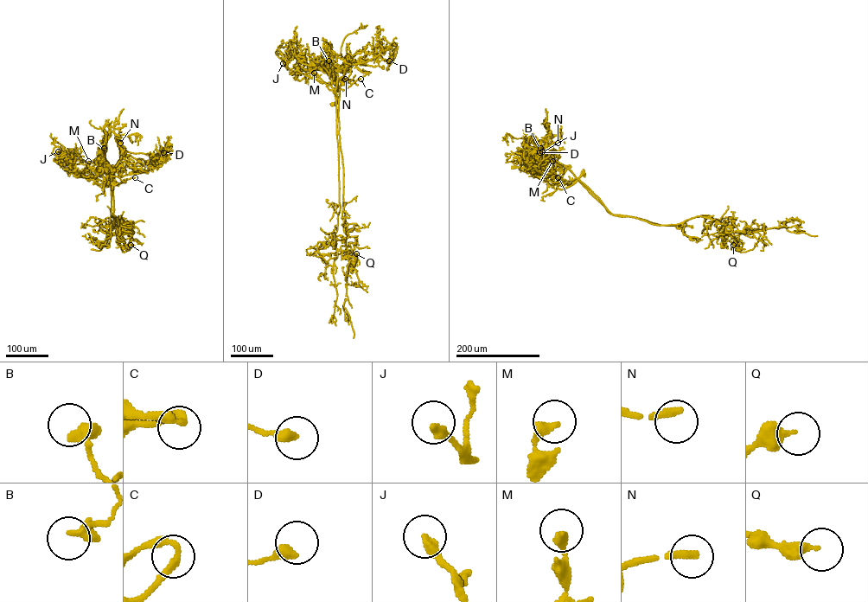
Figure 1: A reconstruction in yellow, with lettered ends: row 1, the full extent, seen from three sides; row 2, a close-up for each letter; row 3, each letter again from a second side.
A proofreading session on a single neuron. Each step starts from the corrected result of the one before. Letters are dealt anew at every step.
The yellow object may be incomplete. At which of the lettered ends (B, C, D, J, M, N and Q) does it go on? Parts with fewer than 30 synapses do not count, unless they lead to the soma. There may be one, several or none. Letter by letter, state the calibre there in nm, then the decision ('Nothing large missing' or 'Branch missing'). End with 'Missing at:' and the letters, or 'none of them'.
B: Thickness 440 nm. Nothing large missing
C: Thickness 240 nm. Nothing large missing
D: Thickness 320 nm. Nothing large missing
J: Thickness 300 nm. Branch missing
M: Thickness 320 nm. Nothing large missing
N: Thickness 280 nm. Branch missing
Q: Thickness 360 nm. Nothing large missing
Missing at: J, N

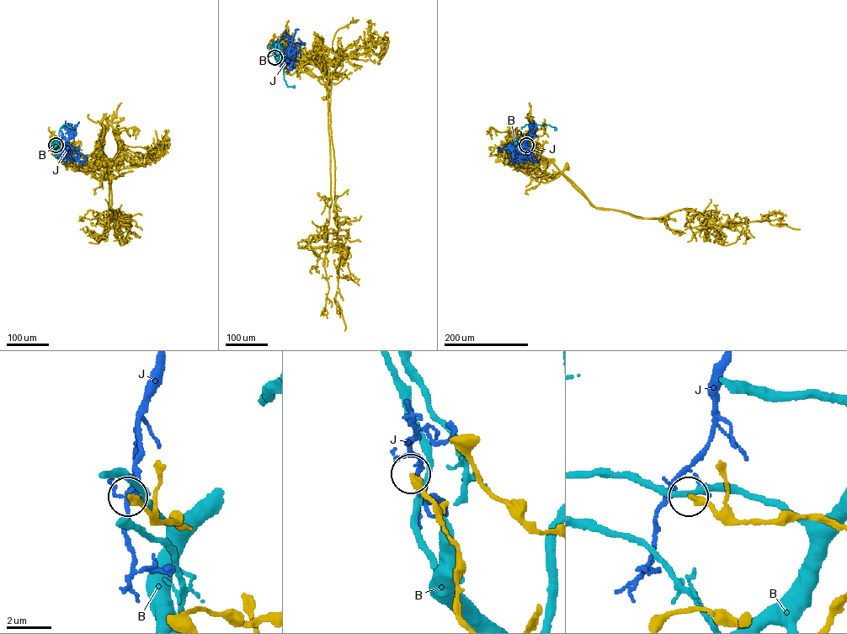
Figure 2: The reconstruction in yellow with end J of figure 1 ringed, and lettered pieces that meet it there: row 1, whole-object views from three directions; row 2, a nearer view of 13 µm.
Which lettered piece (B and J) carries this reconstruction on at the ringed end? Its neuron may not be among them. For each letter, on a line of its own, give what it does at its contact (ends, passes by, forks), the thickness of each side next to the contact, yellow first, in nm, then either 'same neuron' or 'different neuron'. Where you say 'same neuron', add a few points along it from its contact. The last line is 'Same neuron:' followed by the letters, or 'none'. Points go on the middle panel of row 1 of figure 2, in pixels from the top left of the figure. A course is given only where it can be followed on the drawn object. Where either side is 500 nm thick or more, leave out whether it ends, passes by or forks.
B: it passes by; 320 nm thick on the yellow side, 280 nm on the other; different neuron
J: it ends there; 340 nm thick on the yellow side, 130 nm on the other; different neuron
Same neuron: none

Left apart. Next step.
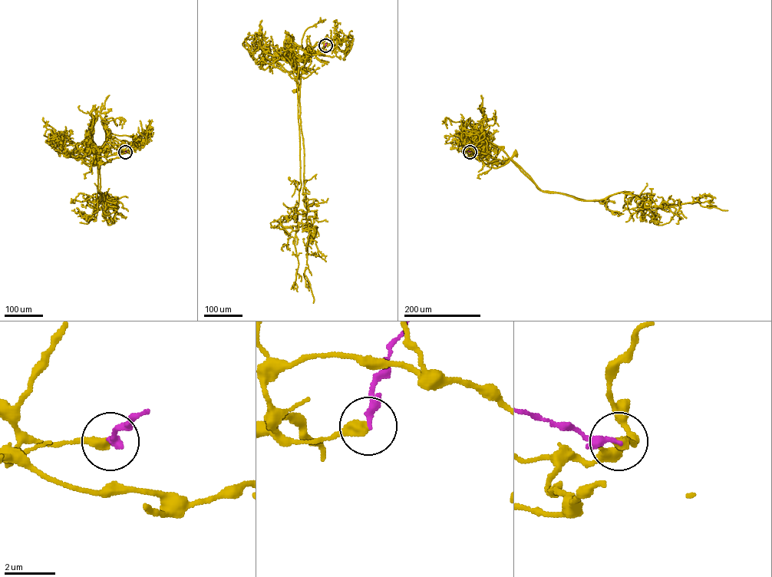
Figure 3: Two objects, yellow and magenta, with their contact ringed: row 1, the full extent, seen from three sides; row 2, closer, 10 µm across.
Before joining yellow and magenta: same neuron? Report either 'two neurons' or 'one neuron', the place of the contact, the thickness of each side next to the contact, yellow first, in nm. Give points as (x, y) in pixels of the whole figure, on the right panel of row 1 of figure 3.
two neurons; at (470, 152); 420 nm thick on the yellow side, 240 nm on the other

